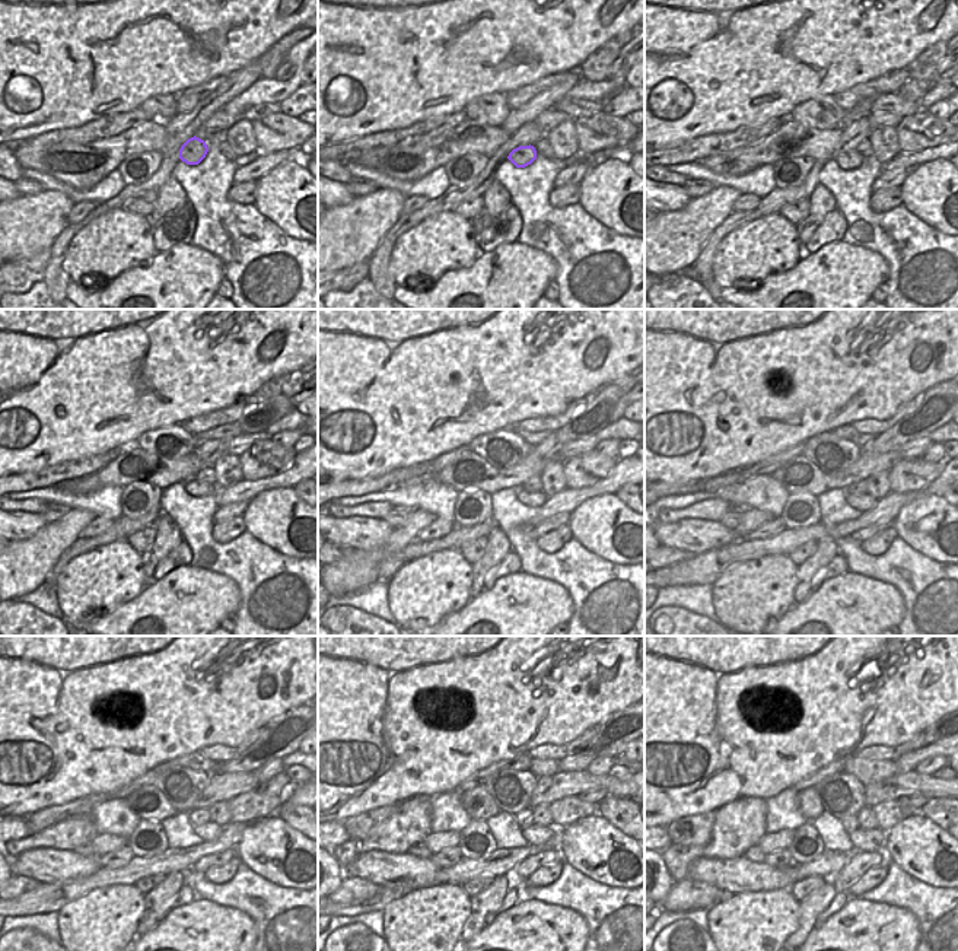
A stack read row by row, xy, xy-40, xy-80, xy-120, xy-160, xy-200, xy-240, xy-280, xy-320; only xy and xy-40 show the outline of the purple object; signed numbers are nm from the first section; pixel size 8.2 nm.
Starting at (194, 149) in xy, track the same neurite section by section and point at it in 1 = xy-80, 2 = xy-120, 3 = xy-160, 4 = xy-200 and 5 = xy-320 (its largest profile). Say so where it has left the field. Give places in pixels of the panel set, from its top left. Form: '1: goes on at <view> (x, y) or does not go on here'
1: goes on at xy-80 (852, 159)
2: goes on at xy-120 (194, 487)
3: goes on at xy-160 (535, 499)
4: goes on at xy-200 (863, 503)
5: goes on at xy-320 (863, 839)

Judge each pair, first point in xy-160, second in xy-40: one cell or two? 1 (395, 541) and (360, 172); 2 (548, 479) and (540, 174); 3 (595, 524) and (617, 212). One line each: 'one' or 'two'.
1: two
2: two
3: one

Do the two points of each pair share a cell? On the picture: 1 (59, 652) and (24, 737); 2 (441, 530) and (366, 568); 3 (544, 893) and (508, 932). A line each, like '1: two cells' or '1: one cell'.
1: one cell
2: two cells
3: two cells

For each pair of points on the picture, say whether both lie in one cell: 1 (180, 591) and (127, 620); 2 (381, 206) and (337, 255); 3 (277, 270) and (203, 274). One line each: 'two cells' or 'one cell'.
1: one cell
2: one cell
3: two cells

